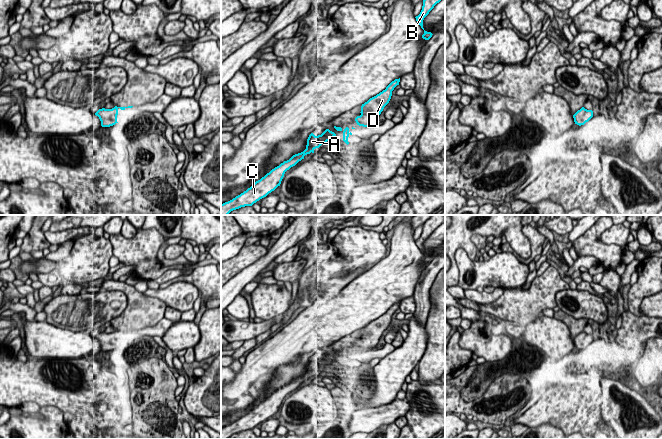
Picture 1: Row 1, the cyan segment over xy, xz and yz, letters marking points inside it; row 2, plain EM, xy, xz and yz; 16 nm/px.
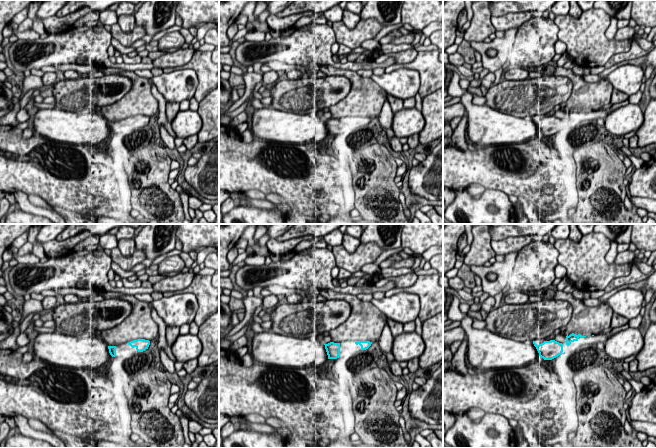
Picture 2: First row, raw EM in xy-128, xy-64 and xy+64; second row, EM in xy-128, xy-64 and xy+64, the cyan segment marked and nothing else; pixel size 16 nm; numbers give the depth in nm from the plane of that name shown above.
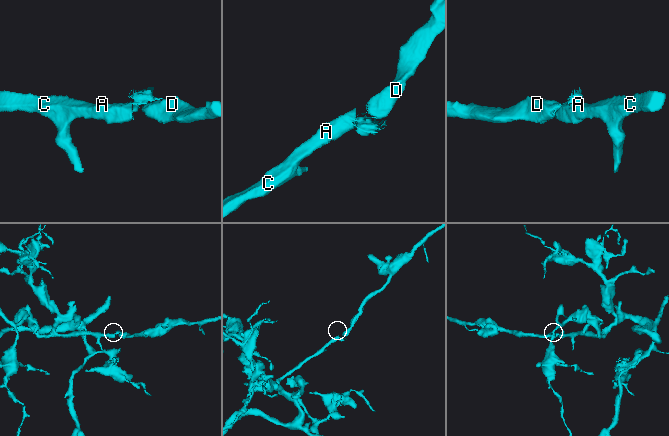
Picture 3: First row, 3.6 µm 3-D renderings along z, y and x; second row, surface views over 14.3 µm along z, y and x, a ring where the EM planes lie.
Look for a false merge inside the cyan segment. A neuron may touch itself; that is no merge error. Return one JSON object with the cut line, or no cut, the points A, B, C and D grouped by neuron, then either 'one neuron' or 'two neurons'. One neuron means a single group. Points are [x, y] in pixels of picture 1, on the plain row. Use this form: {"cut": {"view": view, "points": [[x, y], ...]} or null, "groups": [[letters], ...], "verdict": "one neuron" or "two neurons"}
{"cut": null, "groups": [["A", "B", "C", "D"]], "verdict": "one neuron"}

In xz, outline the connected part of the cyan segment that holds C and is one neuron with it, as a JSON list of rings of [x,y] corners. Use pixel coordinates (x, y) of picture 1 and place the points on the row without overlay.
[[[326,353],[321,359],[315,360],[311,357],[307,363],[306,373],[293,379],[289,384],[284,385],[279,390],[272,393],[260,404],[256,405],[250,412],[236,420],[232,424],[221,428],[221,439],[228,439],[231,435],[245,430],[252,430],[260,423],[266,421],[269,417],[280,410],[284,398],[291,391],[295,390],[304,380],[314,377],[316,372],[336,361],[336,358]]]

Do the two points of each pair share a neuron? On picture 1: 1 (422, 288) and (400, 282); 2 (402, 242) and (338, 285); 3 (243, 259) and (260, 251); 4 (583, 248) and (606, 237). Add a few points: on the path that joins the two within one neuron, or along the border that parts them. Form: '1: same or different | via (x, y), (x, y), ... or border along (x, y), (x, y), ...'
1: different | border along (427, 266), (422, 272), (412, 295)
2: different | border along (364, 272), (360, 273), (344, 287)
3: same | via (247, 256), (256, 252)
4: different | border along (598, 238), (607, 244), (618, 244), (620, 246)

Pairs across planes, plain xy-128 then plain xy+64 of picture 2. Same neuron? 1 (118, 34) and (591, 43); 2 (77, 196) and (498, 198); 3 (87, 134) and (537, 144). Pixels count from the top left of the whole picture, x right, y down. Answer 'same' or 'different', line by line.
1: same
2: different
3: different

